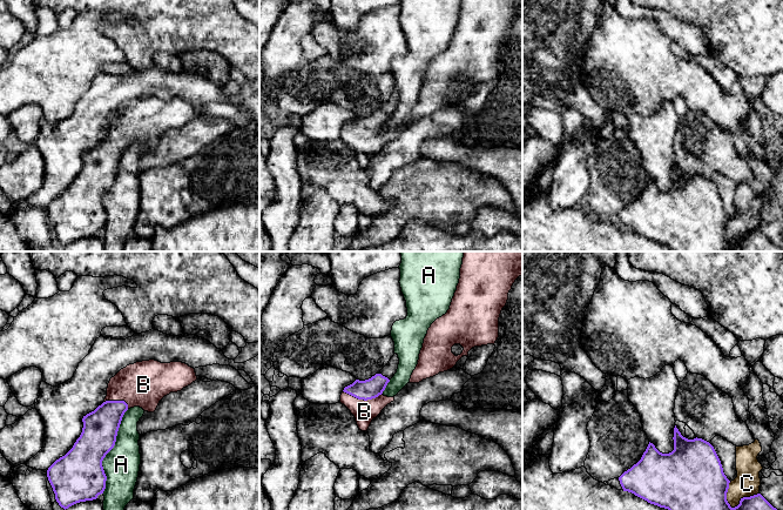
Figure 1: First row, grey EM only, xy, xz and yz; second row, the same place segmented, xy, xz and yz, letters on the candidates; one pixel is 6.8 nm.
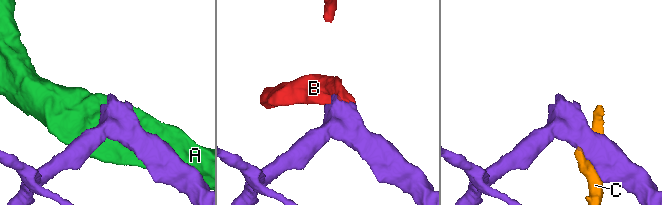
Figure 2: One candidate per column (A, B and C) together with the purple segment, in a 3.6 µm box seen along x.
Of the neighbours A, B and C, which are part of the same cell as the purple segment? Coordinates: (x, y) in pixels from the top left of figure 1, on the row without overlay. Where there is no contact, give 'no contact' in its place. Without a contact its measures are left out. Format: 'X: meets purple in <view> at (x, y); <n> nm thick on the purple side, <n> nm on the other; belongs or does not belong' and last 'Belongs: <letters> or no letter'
A: meets purple in xy at (109, 187); 320 nm thick on the purple side, 240 nm on the other; does not belong
B: meets purple in xz at (363, 135); 140 nm thick on the purple side, 160 nm on the other; belongs
C: meets purple in yz at (741, 236); 320 nm thick on the purple side, 170 nm on the other; does not belong
Belongs: B

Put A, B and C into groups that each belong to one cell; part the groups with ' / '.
A / B / C

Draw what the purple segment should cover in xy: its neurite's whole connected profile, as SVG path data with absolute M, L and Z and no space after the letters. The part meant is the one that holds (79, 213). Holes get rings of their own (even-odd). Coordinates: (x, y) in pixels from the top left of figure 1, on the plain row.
M155 96L129 101L112 114L103 140L83 153L82 169L73 184L47 207L59 242L66 247L76 240L96 236L103 230L107 213L102 197L114 184L122 154L128 146L140 143L144 148L154 149L164 133L183 127L196 116L195 106L185 100L161 100Z

